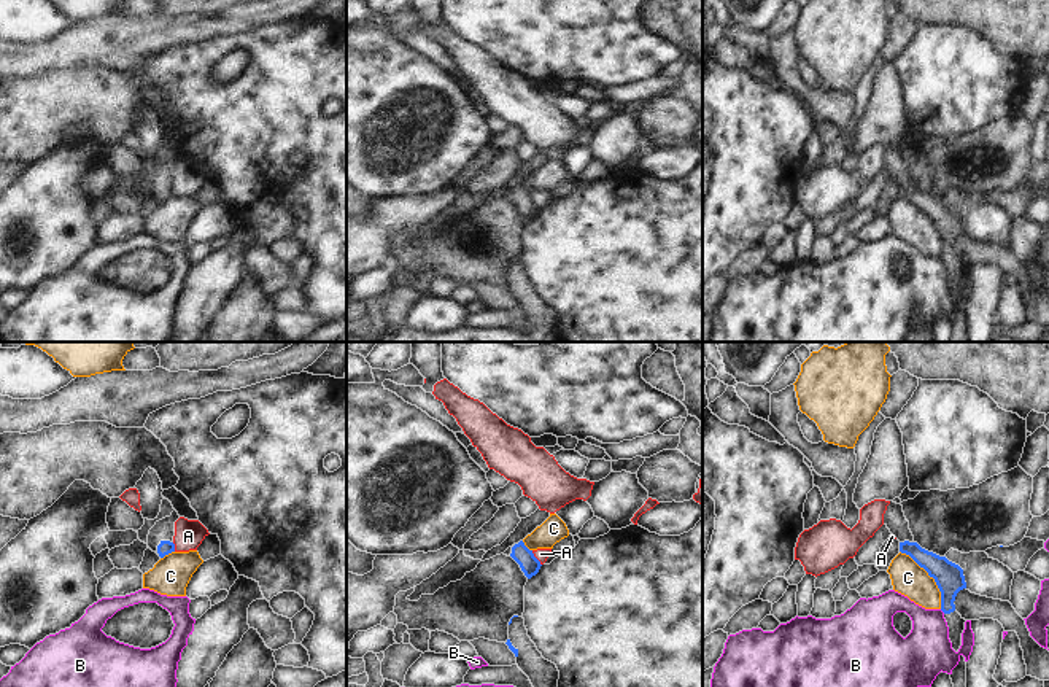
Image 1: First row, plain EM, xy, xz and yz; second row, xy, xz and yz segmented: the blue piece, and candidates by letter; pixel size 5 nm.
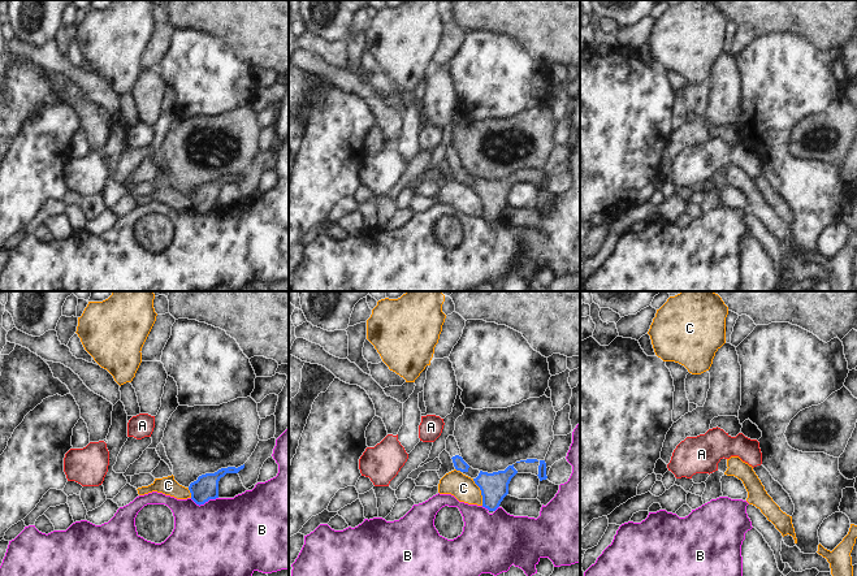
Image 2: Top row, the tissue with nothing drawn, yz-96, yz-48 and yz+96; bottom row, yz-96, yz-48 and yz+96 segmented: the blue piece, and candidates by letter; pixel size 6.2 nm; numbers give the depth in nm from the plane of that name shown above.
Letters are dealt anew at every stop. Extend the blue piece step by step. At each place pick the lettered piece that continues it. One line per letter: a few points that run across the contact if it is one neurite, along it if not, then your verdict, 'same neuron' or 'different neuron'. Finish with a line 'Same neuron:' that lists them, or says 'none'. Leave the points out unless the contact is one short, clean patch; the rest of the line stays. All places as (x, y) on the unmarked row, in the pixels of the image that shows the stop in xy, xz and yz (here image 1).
A: xz (531, 194), (541, 209) | different neuron
B: yz (940, 253), (944, 256) | different neuron
C: yz (900, 194), (908, 197), (933, 223), (940, 236), (941, 252) | different neuron
Same neuron: none

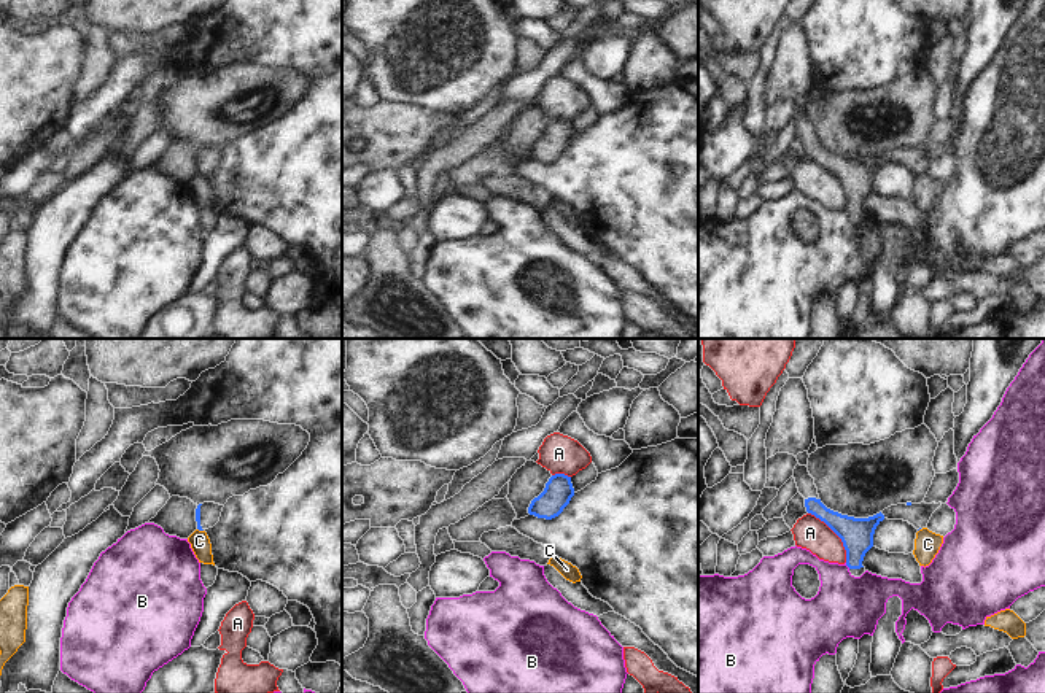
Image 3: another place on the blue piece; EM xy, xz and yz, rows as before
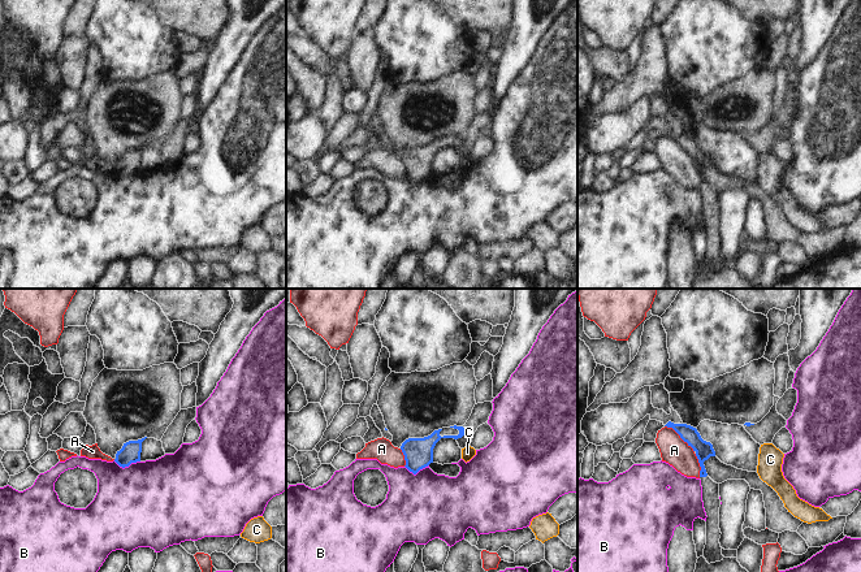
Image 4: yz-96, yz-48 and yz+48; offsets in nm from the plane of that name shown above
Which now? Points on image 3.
A: yz (808, 156), (818, 161), (840, 183), (846, 205) | different neuron
B: yz (845, 207), (850, 212) | different neuron
C: xy (198, 172), (202, 175) | different neuron
Same neuron: none

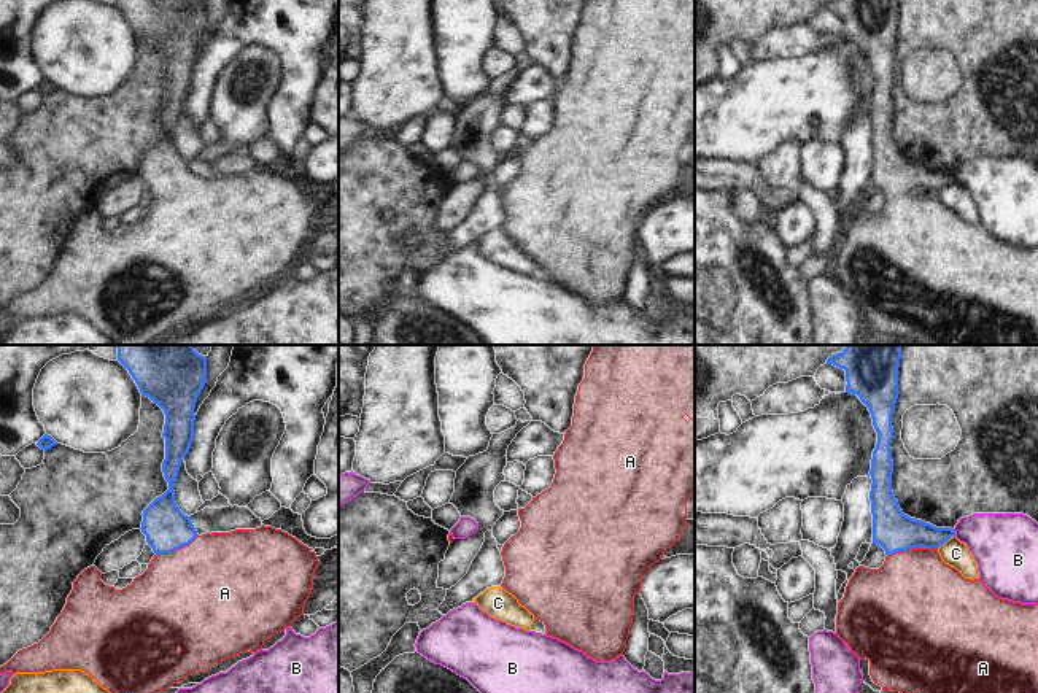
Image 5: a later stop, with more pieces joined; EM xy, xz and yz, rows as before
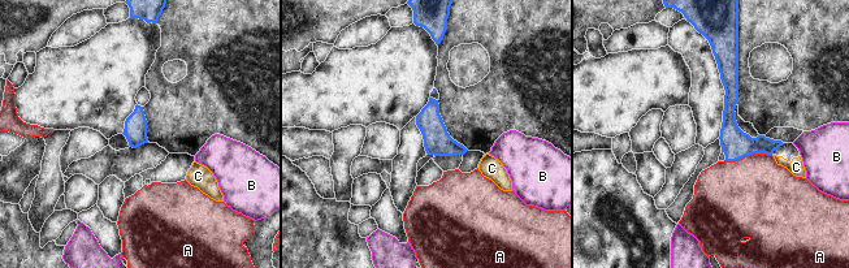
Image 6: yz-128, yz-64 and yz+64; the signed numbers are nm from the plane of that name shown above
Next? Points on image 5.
A: yz (892, 174), (911, 191), (914, 240) | same neuron
B: yz (954, 172), (956, 178) | different neuron
C: yz (954, 178), (938, 193) | different neuron
Same neuron: A

